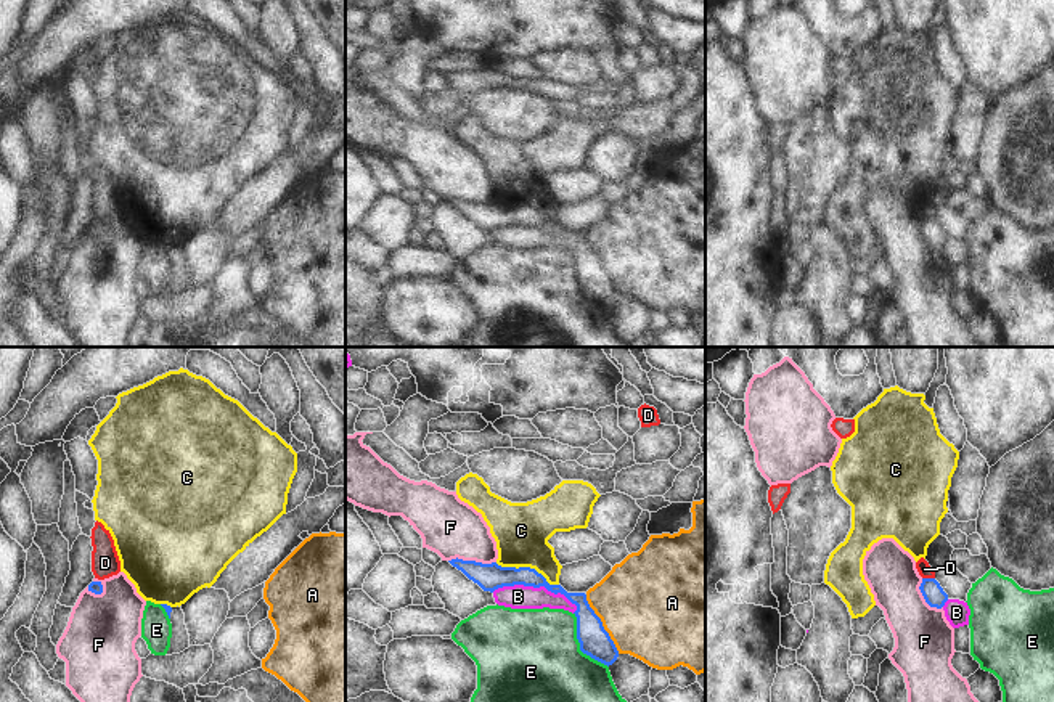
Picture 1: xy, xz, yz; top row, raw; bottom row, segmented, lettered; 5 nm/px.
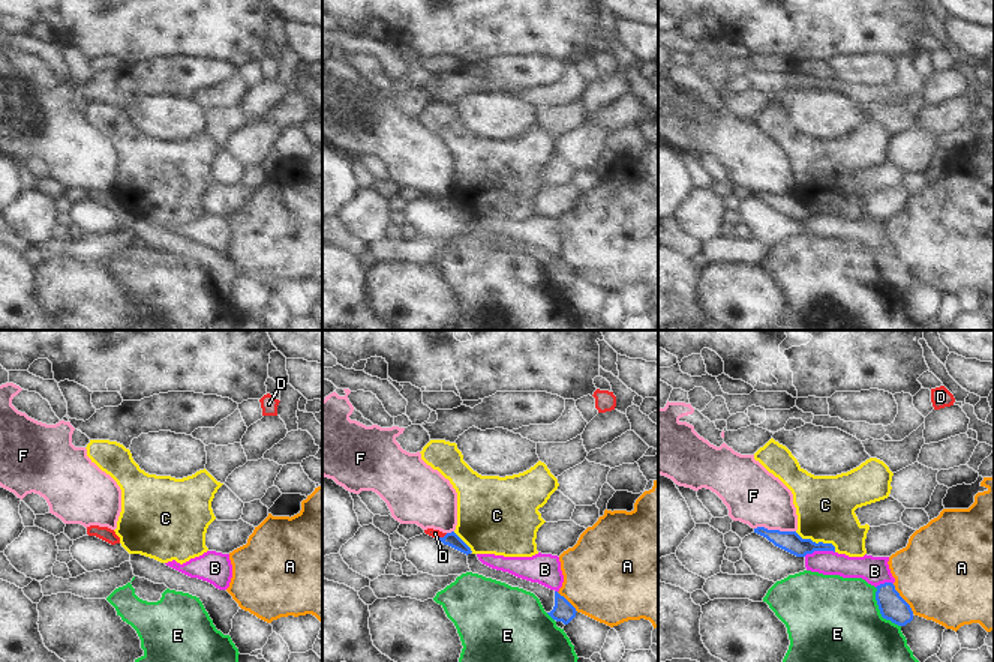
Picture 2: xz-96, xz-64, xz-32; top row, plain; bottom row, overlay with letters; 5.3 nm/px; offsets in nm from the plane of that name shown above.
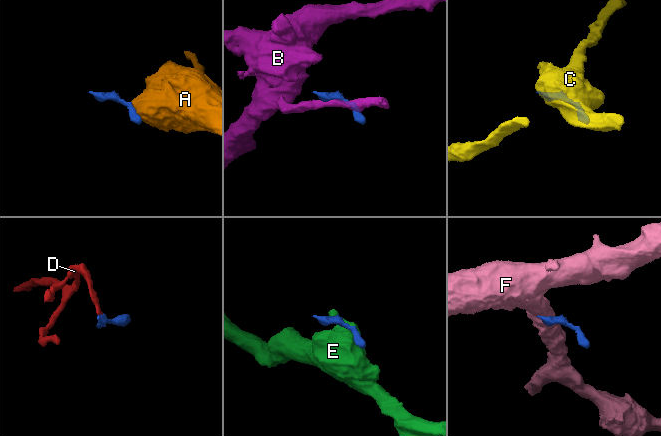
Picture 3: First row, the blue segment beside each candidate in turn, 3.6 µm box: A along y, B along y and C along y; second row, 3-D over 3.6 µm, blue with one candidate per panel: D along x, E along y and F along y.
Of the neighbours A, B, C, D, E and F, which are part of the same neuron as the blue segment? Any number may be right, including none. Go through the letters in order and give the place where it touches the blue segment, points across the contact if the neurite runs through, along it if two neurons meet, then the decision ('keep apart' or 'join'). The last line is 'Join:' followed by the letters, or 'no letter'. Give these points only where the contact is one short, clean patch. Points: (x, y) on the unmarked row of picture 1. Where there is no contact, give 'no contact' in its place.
A: contact xz (601, 264); border xz (585, 235), (585, 240), (619, 293); keep apart
B: contact xz (535, 227); keep apart
C: contact xz (527, 208); border xz (495, 203), (505, 208), (534, 208), (550, 224), (558, 225); keep apart
D: contact yz (929, 219); border yz (923, 217), (934, 219); keep apart
E: contact xz (580, 285); keep apart
F: contact xz (473, 201); border xz (449, 199), (495, 203); keep apart
Join: no letter

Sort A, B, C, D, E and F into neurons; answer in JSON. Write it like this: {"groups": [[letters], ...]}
{"groups": [["A"], ["B"], ["C"], ["D"], ["E"], ["F"]]}

